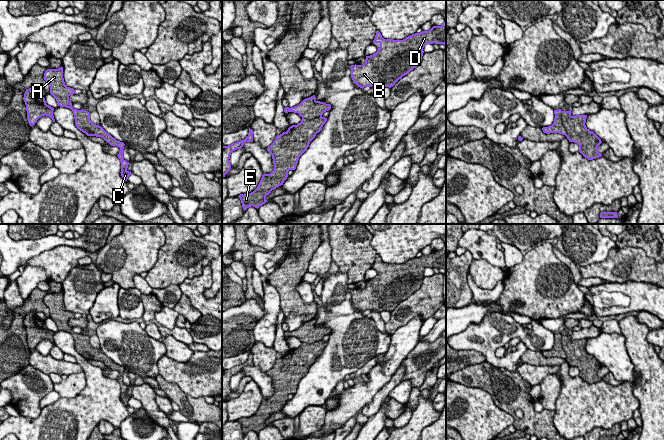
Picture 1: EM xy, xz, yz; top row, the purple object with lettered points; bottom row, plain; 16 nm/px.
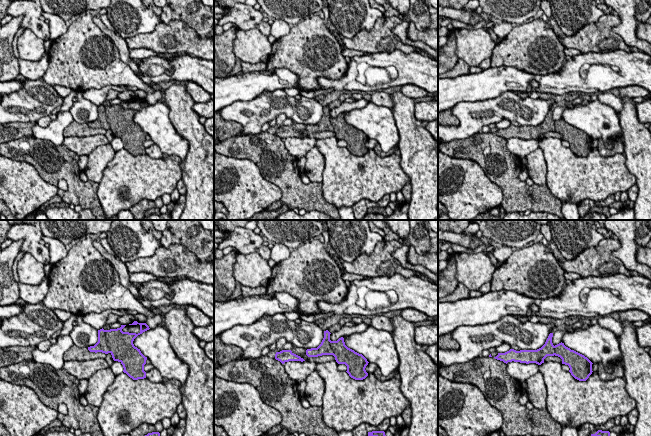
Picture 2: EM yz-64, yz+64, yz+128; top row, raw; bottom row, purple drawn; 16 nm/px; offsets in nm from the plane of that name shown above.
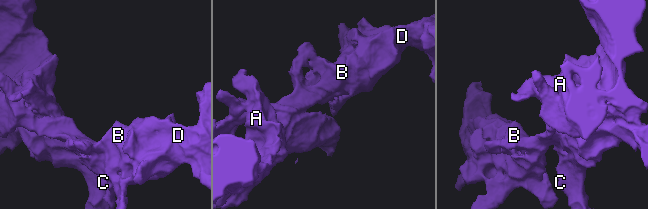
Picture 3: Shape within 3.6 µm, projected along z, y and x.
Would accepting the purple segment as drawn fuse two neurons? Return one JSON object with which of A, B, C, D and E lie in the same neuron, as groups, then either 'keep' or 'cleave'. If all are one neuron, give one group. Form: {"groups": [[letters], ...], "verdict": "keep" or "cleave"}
{"groups": [["A", "C", "E"], ["B", "D"]], "verdict": "cleave"}

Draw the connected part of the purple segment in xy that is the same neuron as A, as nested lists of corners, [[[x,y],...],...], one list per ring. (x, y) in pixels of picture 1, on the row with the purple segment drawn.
[[[63,67],[58,69],[47,69],[43,78],[49,84],[50,94],[56,99],[58,106],[66,107],[73,111],[75,125],[80,131],[83,132],[85,129],[88,129],[92,133],[87,136],[101,137],[111,146],[117,146],[120,148],[120,152],[117,155],[121,162],[120,173],[122,178],[127,181],[132,173],[127,170],[129,162],[123,158],[125,144],[113,138],[101,126],[94,124],[90,120],[90,113],[88,111],[83,109],[77,110],[72,107],[72,103],[69,101],[69,96],[75,94],[75,90],[65,85]]]

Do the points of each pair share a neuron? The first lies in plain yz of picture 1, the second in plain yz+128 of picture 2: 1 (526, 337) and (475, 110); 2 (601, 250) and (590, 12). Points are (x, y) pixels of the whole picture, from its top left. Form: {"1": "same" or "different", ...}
{"1": "same", "2": "same"}

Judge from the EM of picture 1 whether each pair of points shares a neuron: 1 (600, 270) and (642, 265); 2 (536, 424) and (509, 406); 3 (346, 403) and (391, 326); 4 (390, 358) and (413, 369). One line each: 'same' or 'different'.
1: same
2: same
3: different
4: different

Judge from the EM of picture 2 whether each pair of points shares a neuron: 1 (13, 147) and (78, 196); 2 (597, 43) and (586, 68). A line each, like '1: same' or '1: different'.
1: same
2: different

